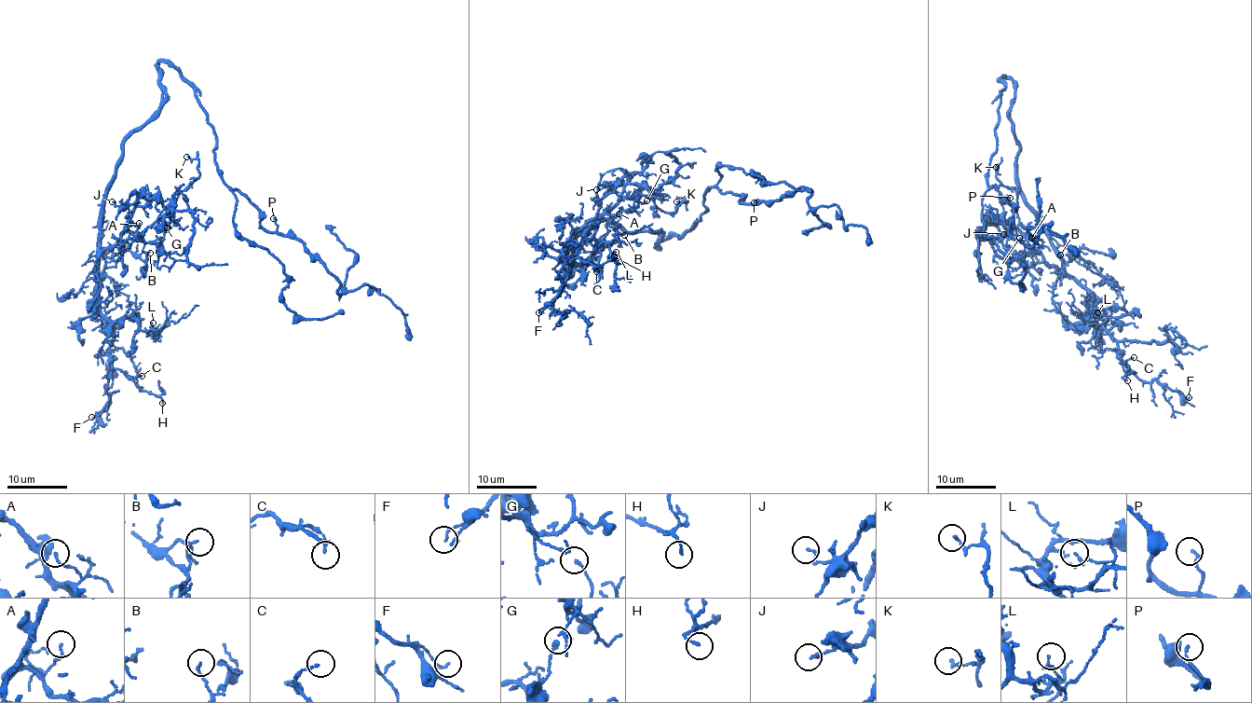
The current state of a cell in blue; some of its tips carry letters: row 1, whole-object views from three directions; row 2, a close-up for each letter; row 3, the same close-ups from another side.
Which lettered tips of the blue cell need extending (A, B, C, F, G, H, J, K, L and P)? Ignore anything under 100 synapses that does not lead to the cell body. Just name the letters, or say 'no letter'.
no letter

